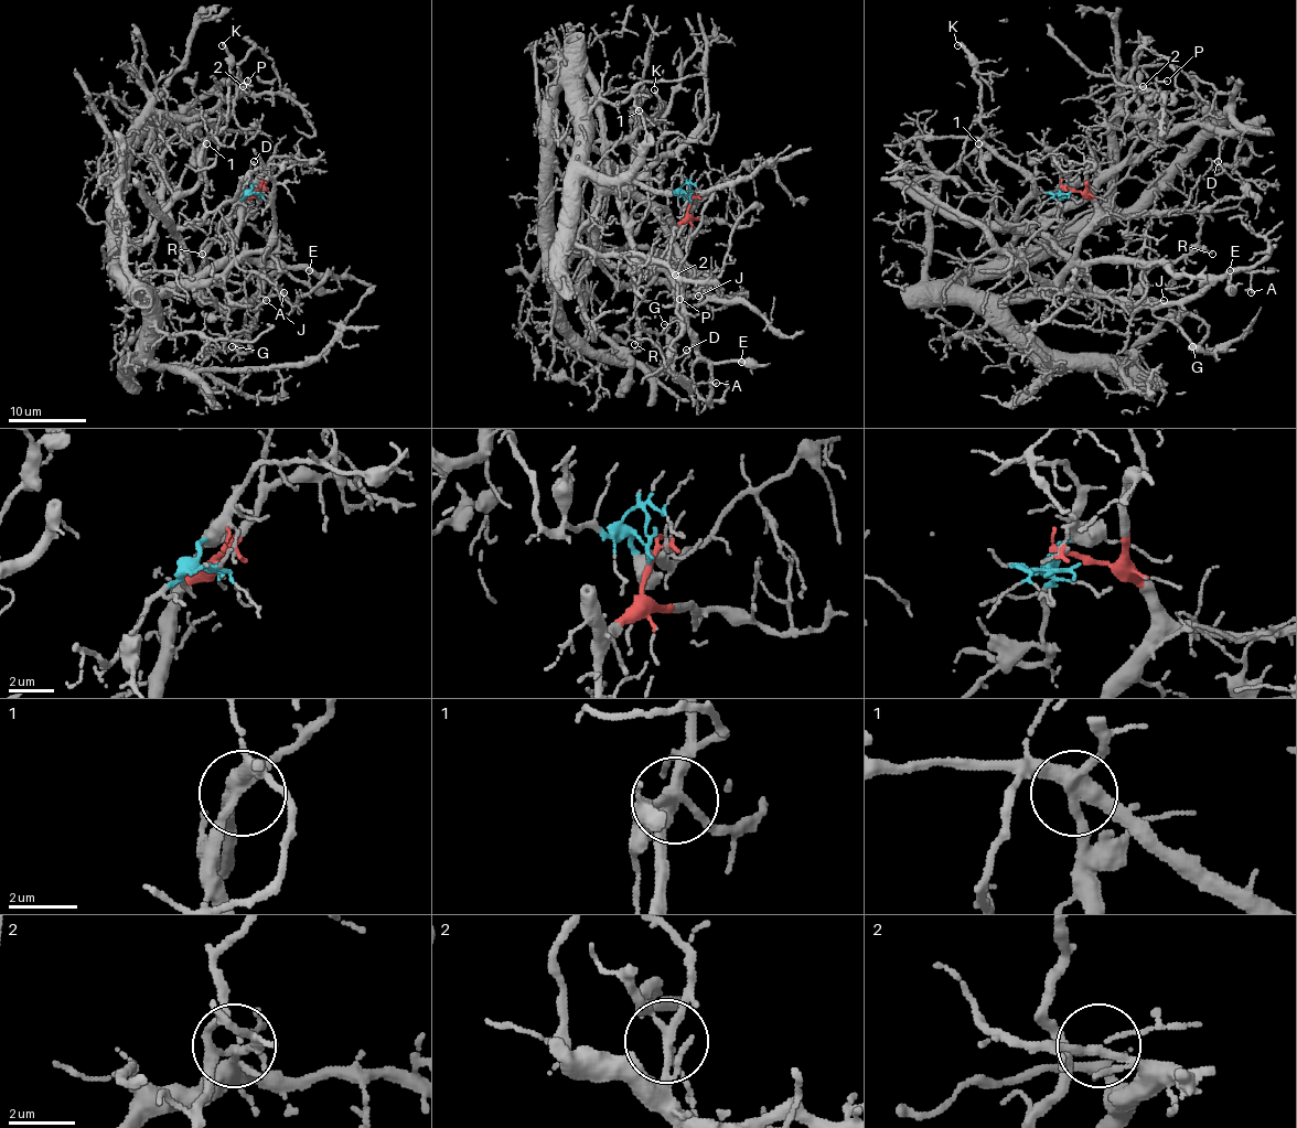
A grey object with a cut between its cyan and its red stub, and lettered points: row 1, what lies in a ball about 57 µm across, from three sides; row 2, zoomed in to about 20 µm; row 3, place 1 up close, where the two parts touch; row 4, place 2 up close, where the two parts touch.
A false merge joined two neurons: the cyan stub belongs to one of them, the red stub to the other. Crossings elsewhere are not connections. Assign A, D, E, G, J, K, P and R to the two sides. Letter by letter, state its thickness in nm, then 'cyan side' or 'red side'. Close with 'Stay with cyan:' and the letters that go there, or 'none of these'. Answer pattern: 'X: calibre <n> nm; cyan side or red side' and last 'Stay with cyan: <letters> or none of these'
A: calibre 70 nm; cyan side
D: calibre 150 nm; cyan side
E: calibre 80 nm; cyan side
G: calibre 110 nm; cyan side
J: calibre 90 nm; cyan side
K: calibre 280 nm; cyan side
P: calibre 150 nm; cyan side
R: calibre 180 nm; cyan side
Stay with cyan: A, D, E, G, J, K, P, R

